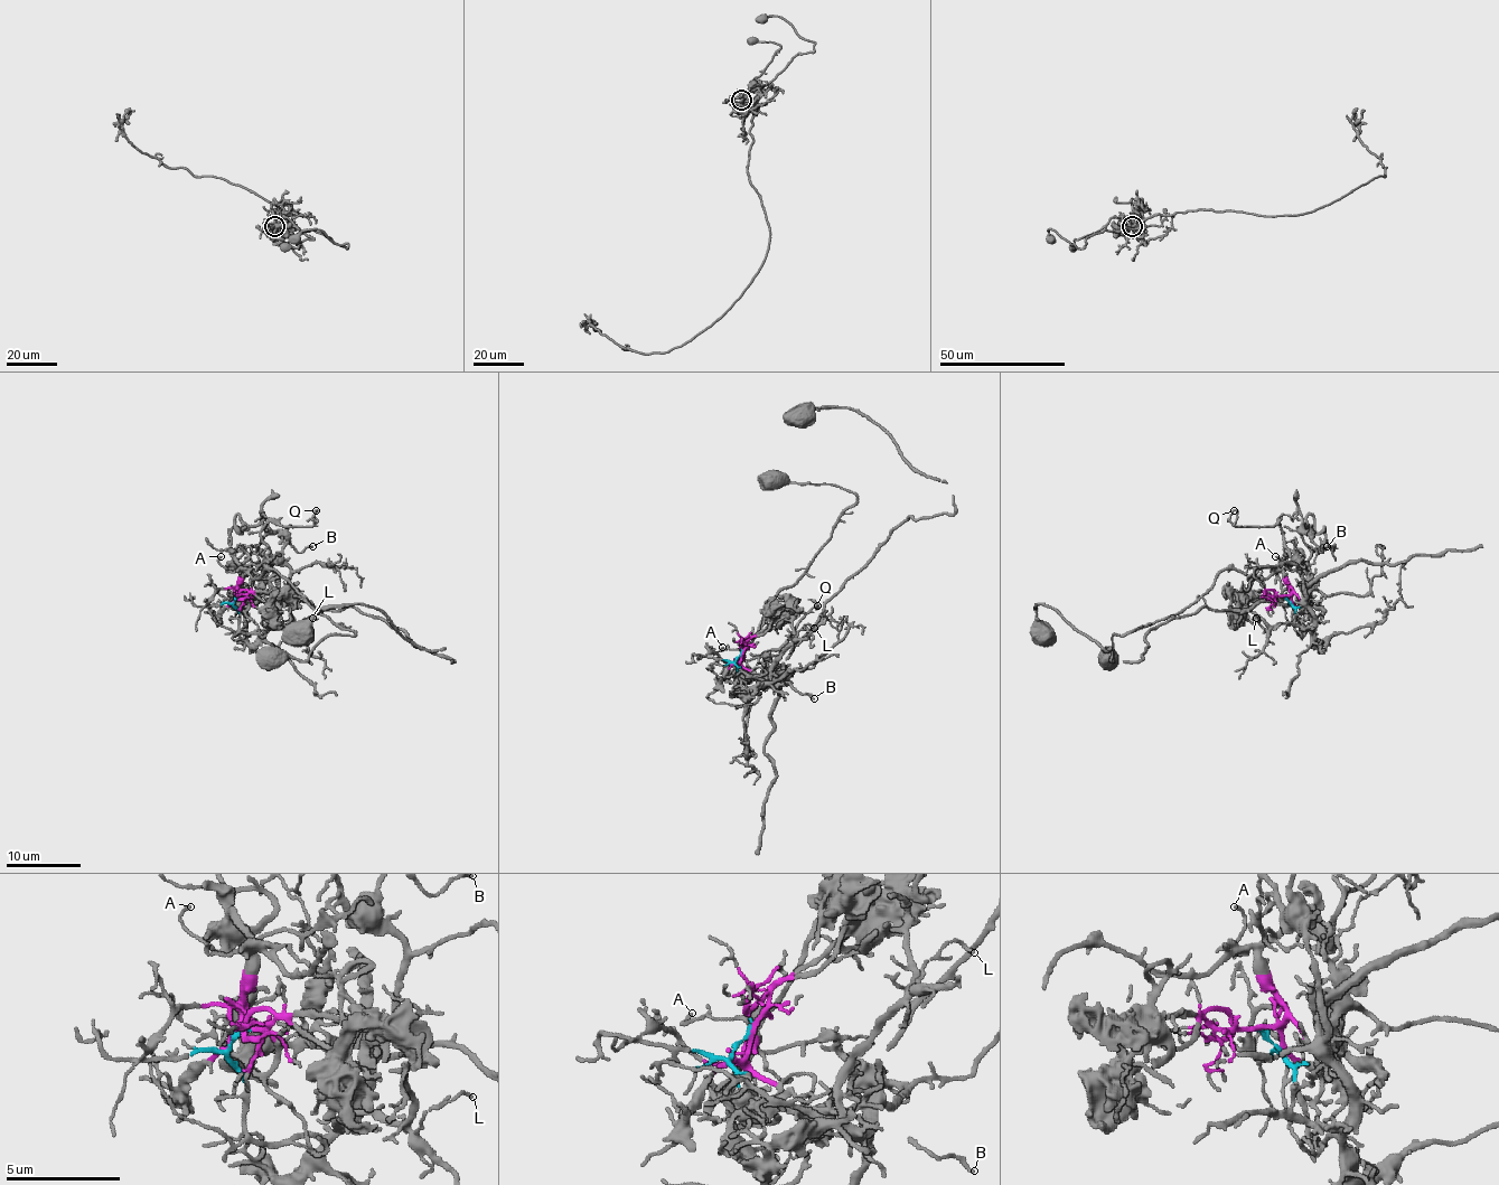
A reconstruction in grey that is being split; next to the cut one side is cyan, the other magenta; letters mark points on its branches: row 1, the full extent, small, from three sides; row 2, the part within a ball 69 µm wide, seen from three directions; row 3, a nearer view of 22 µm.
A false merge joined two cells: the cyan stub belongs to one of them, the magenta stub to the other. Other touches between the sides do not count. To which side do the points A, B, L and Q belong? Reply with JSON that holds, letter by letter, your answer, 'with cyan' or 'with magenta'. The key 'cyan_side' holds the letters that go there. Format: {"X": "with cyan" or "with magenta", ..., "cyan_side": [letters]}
{"A": "with magenta", "B": "with magenta", "L": "with cyan", "Q": "with cyan", "cyan_side": ["L", "Q"]}

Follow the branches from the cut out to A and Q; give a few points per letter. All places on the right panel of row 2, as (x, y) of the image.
A: (1282, 595), (1289, 592), (1289, 581), (1279, 572), (1276, 557)
Q: (1282, 595), (1293, 605), (1302, 633), (1308, 631), (1311, 609), (1279, 522), (1235, 527), (1234, 510)

